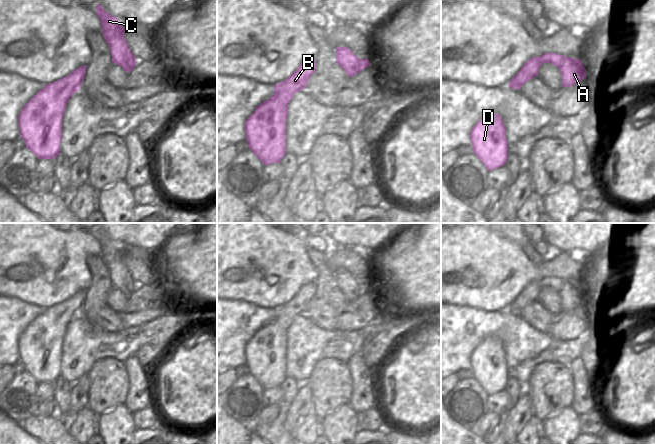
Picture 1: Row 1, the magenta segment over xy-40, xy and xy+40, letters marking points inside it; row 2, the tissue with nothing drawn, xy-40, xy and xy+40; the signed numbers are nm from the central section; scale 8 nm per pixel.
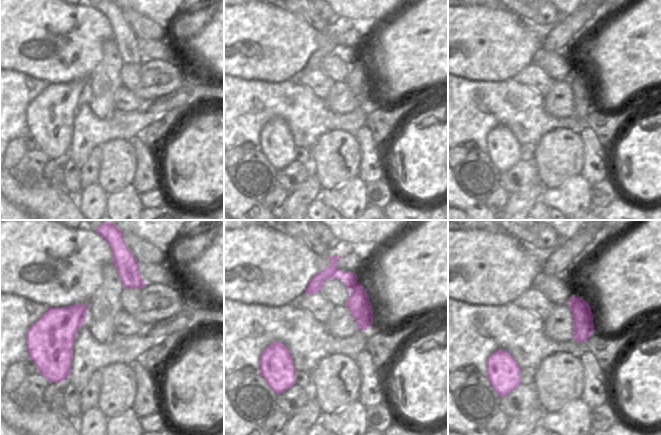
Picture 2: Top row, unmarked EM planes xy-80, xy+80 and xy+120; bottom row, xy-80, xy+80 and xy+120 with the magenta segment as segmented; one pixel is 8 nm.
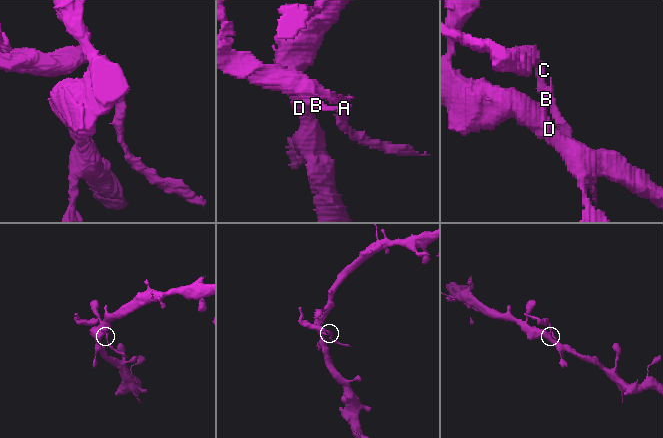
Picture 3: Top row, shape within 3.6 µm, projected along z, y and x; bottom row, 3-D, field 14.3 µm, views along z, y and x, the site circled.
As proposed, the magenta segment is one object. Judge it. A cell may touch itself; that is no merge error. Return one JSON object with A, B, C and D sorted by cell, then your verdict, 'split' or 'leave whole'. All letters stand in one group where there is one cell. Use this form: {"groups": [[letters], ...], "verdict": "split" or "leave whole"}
{"groups": [["A", "C"], ["B", "D"]], "verdict": "split"}

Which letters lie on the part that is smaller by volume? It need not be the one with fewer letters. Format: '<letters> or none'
A, C

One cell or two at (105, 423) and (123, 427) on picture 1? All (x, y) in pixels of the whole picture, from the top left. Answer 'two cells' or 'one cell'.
one cell

